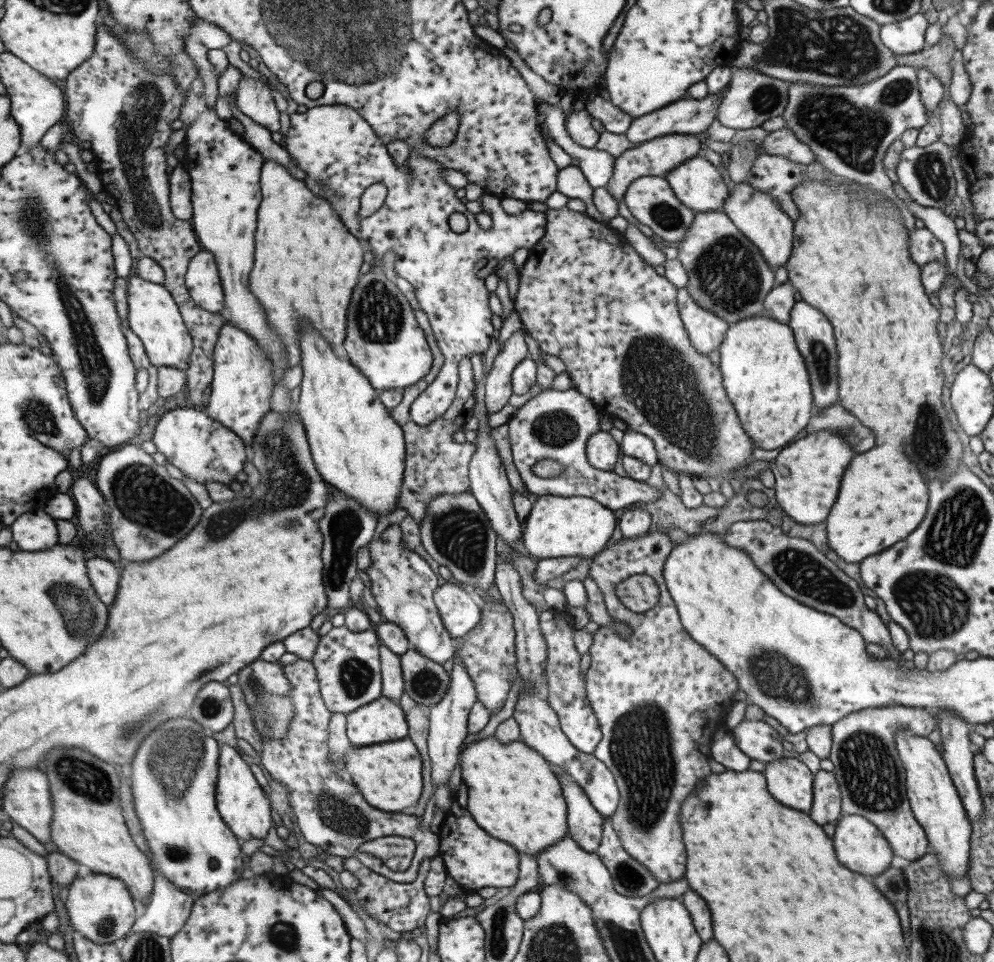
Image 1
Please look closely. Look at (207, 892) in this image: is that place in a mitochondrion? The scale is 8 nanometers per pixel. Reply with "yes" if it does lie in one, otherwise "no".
no

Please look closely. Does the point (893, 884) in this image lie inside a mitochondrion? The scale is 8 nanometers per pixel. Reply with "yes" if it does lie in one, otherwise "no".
yes

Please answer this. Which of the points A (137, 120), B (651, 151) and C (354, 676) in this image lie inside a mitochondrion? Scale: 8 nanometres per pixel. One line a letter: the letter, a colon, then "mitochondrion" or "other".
A: mitochondrion
B: other
C: mitochondrion

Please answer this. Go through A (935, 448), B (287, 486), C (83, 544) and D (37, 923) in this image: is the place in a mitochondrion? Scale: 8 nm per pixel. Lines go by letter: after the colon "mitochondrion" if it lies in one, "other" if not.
A: mitochondrion
B: mitochondrion
C: other
D: other

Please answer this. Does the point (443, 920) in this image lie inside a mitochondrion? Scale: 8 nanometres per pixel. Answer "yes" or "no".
no

